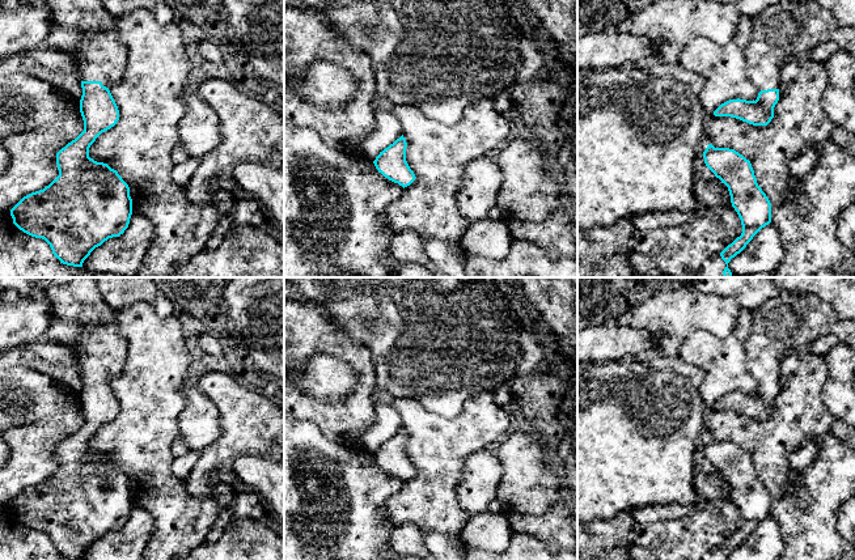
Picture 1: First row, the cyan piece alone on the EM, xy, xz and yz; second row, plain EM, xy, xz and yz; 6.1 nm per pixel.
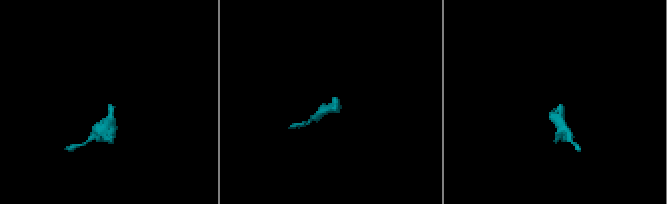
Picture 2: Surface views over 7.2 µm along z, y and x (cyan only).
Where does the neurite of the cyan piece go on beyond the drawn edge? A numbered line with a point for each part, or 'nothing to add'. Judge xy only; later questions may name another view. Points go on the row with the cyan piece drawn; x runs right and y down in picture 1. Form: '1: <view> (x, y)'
1: xy (102, 56)

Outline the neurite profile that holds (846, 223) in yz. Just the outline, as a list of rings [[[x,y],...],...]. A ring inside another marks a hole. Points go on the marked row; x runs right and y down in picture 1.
[[[855,203],[841,212],[837,234],[839,241],[855,255]]]

